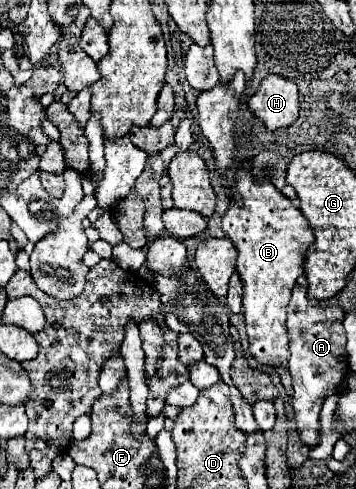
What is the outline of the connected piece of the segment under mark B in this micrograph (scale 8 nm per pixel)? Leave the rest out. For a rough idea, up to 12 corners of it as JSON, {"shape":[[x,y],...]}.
{"shape":[[238,172],[238,250],[248,350],[288,366],[286,306],[314,244],[272,184]]}

